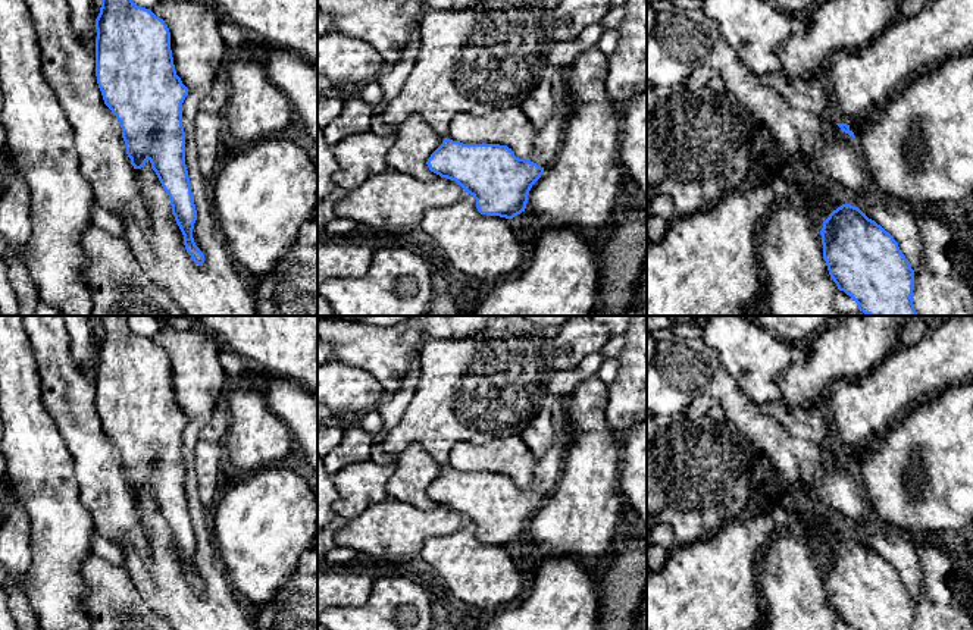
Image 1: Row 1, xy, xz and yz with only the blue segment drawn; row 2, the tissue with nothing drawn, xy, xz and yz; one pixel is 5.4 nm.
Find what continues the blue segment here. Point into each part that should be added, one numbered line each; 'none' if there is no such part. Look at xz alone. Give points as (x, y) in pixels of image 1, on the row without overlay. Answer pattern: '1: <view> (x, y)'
1: xz (548, 469)

